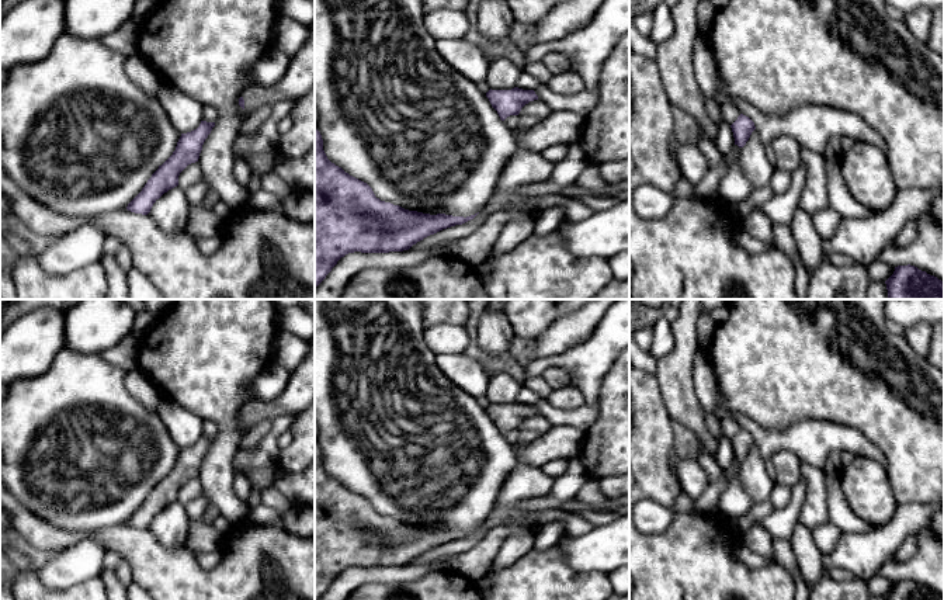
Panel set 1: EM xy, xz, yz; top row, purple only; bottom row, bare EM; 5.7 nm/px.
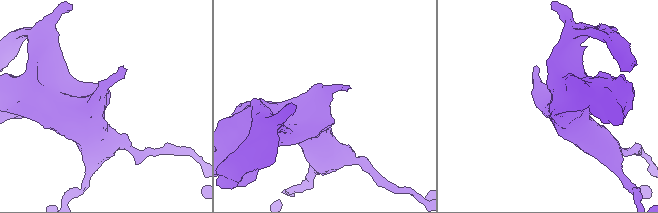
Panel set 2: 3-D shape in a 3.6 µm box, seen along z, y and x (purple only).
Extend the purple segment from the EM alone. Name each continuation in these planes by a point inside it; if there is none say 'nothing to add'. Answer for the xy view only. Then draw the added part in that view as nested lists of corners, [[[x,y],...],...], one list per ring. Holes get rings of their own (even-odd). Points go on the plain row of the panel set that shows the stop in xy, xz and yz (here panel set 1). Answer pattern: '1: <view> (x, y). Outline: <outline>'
1: xy (299, 394). Outline: [[[315,334],[308,340],[309,351],[302,364],[291,371],[284,392],[274,400],[249,400],[242,412],[244,427],[266,419],[303,412],[315,400]]]

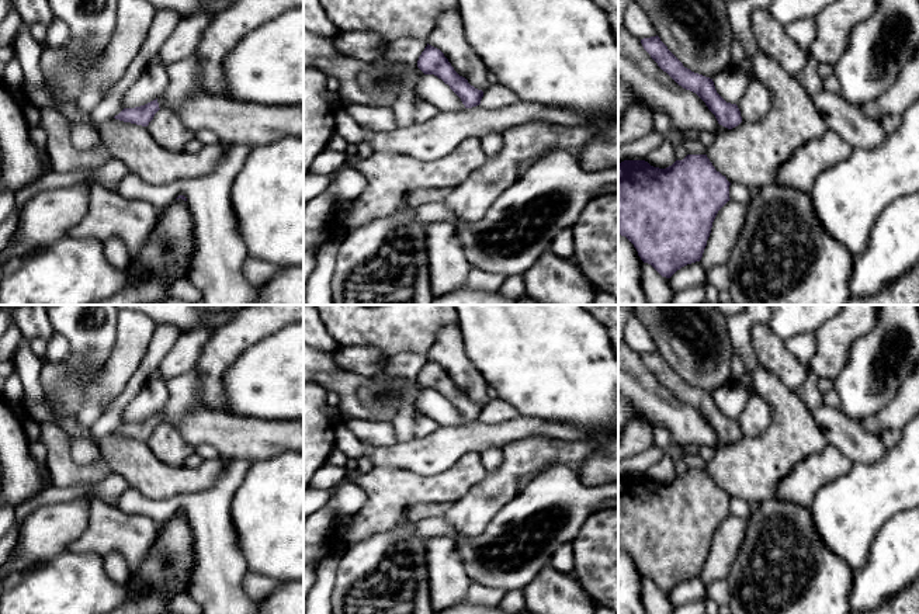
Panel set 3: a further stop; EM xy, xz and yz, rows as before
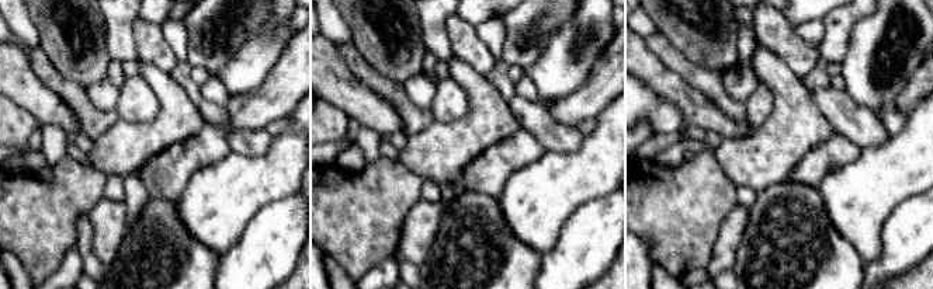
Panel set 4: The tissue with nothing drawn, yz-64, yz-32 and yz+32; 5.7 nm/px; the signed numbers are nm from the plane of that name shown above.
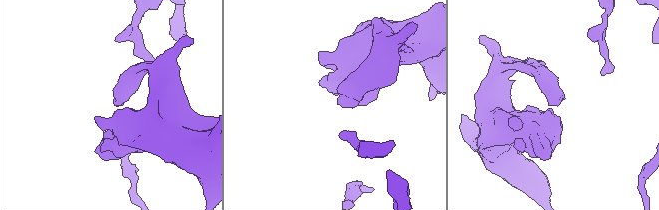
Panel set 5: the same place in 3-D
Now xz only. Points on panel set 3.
nothing to add

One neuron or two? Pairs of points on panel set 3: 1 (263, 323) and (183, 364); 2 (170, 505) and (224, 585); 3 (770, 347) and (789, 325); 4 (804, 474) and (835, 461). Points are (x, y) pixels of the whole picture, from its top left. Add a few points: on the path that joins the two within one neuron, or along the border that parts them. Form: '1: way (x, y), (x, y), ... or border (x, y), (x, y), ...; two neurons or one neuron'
1: border (211, 329), (211, 337), (194, 367); two neurons
2: way (194, 512), (214, 531), (218, 561); one neuron
3: border (766, 323), (784, 342); two neurons
4: way (811, 474), (828, 465); one neuron

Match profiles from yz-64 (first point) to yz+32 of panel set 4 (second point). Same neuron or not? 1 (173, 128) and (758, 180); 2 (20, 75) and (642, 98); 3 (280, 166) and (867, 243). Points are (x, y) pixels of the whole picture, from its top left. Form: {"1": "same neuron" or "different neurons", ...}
{"1": "same neuron", "2": "different neurons", "3": "same neuron"}

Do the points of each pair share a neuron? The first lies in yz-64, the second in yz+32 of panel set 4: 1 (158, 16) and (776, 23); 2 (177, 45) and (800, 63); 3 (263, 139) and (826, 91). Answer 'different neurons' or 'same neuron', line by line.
1: different neurons
2: different neurons
3: same neuron

